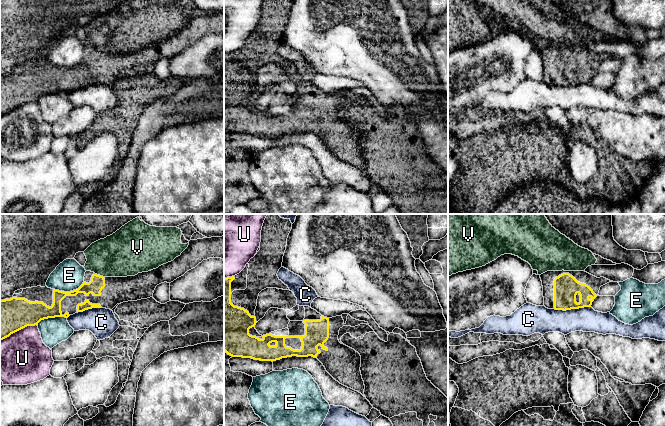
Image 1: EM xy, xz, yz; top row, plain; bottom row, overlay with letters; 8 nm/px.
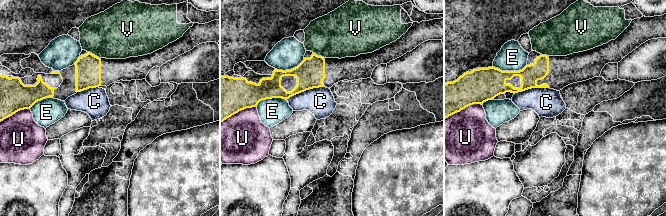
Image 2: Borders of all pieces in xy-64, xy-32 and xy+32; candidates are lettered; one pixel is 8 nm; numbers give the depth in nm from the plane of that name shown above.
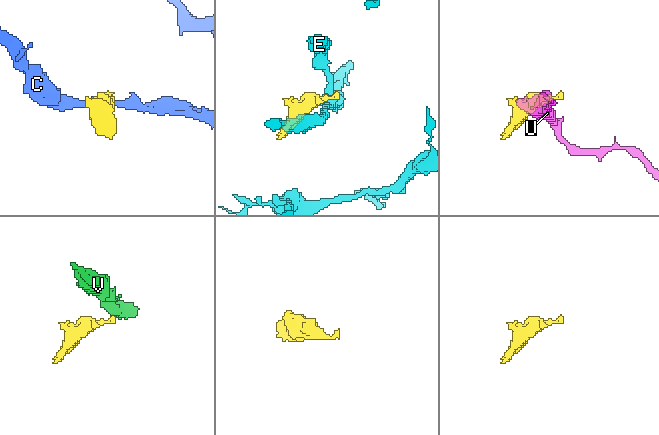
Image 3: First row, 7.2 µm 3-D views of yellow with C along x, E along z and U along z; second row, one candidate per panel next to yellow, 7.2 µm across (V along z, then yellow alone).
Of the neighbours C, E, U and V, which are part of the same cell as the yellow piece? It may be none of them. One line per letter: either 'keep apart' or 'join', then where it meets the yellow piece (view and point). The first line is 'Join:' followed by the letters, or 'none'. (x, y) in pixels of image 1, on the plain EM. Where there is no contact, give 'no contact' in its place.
Join: none
C: keep apart; contact yz (572, 84)
E: keep apart; contact xy (68, 68)
U: keep apart; contact xy (18, 106)
V: keep apart; contact xy (99, 51)

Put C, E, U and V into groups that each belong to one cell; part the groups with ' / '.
C / E / U / V

